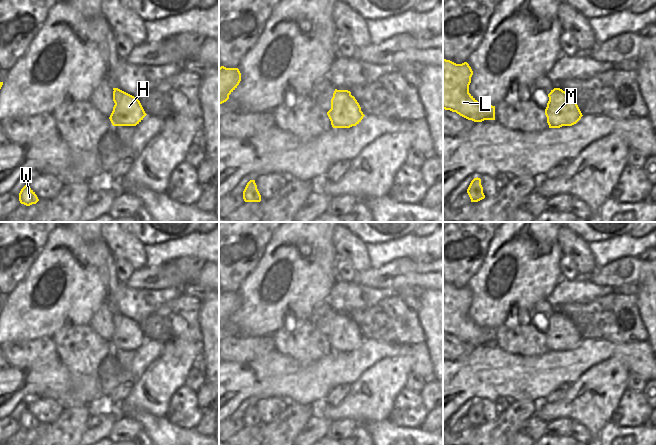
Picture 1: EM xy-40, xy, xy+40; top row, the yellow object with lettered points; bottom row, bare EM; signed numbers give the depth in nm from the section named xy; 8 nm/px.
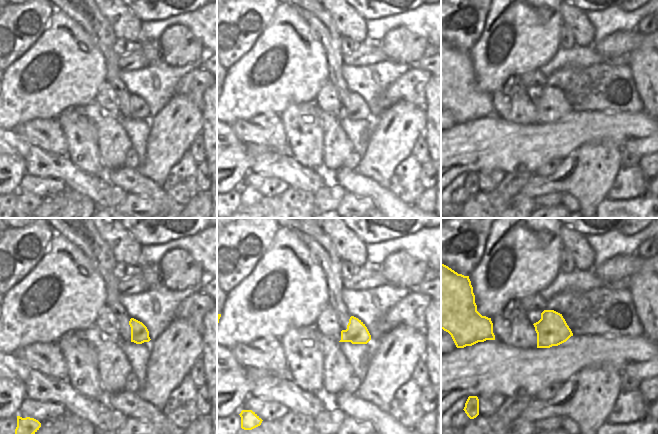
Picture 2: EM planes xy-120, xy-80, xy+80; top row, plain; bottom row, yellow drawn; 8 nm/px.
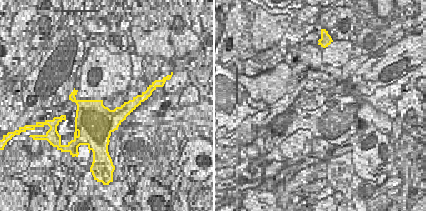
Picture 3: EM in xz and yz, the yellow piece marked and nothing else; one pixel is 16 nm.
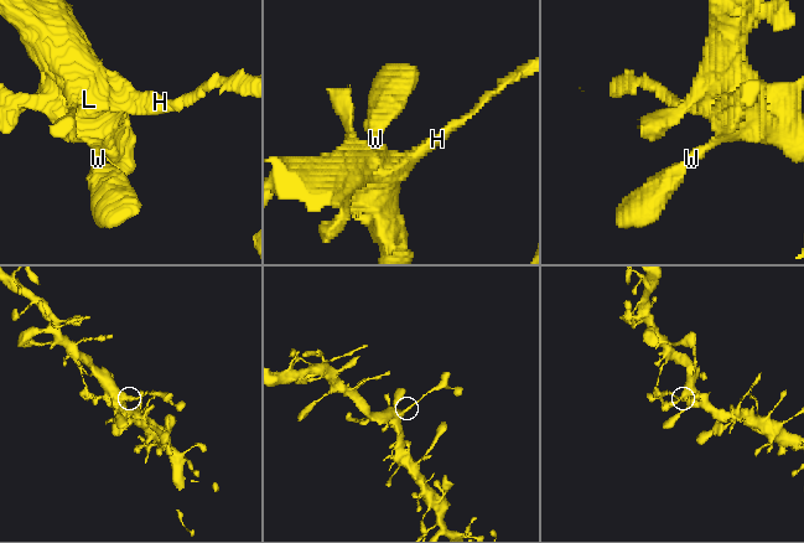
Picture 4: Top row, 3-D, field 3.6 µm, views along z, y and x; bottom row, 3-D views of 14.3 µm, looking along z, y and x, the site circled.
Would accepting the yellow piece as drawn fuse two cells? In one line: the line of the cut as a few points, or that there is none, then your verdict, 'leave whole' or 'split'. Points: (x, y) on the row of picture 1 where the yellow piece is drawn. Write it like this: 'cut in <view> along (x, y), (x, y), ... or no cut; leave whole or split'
cut in xy along (338, 90), (342, 110), (352, 119), (353, 125); split

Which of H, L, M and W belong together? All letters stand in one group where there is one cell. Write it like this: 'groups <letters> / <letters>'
groups H / L M W

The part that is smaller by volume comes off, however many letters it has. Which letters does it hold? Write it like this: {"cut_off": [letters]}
{"cut_off": ["H"]}

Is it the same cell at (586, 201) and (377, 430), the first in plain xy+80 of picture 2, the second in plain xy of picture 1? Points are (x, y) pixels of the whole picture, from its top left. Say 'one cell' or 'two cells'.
two cells

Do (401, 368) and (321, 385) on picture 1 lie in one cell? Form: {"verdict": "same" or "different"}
{"verdict": "different"}

